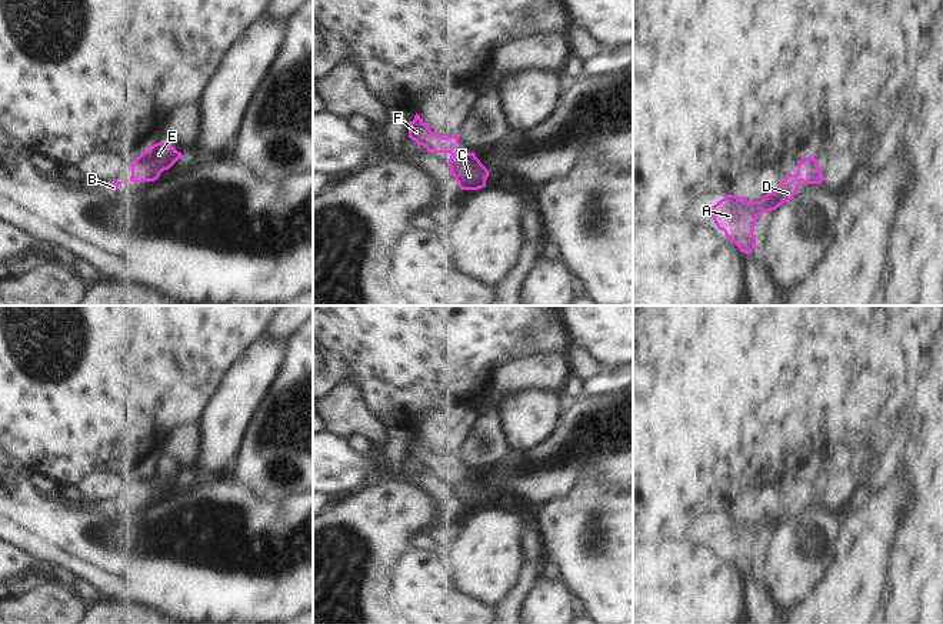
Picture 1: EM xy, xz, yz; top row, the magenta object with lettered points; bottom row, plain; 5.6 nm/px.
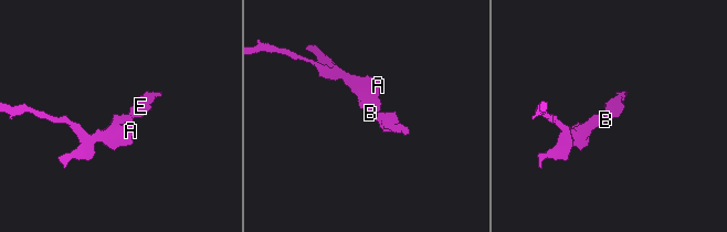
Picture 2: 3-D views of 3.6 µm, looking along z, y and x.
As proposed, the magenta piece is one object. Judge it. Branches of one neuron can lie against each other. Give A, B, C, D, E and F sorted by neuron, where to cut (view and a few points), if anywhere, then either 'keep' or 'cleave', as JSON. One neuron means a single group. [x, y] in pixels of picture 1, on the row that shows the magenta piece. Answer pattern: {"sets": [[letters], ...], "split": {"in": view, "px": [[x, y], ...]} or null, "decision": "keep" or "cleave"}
{"sets": [["A", "B", "C", "D", "E", "F"]], "split": null, "decision": "keep"}

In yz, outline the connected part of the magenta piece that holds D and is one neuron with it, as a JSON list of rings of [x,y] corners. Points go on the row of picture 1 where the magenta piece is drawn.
[[[810,154],[797,163],[797,173],[787,174],[782,186],[767,193],[760,201],[747,201],[743,197],[727,194],[717,201],[709,211],[714,224],[723,230],[726,237],[734,243],[744,254],[753,251],[754,224],[759,216],[776,210],[783,203],[789,203],[796,194],[800,183],[822,184],[824,177],[819,170],[817,160]]]

